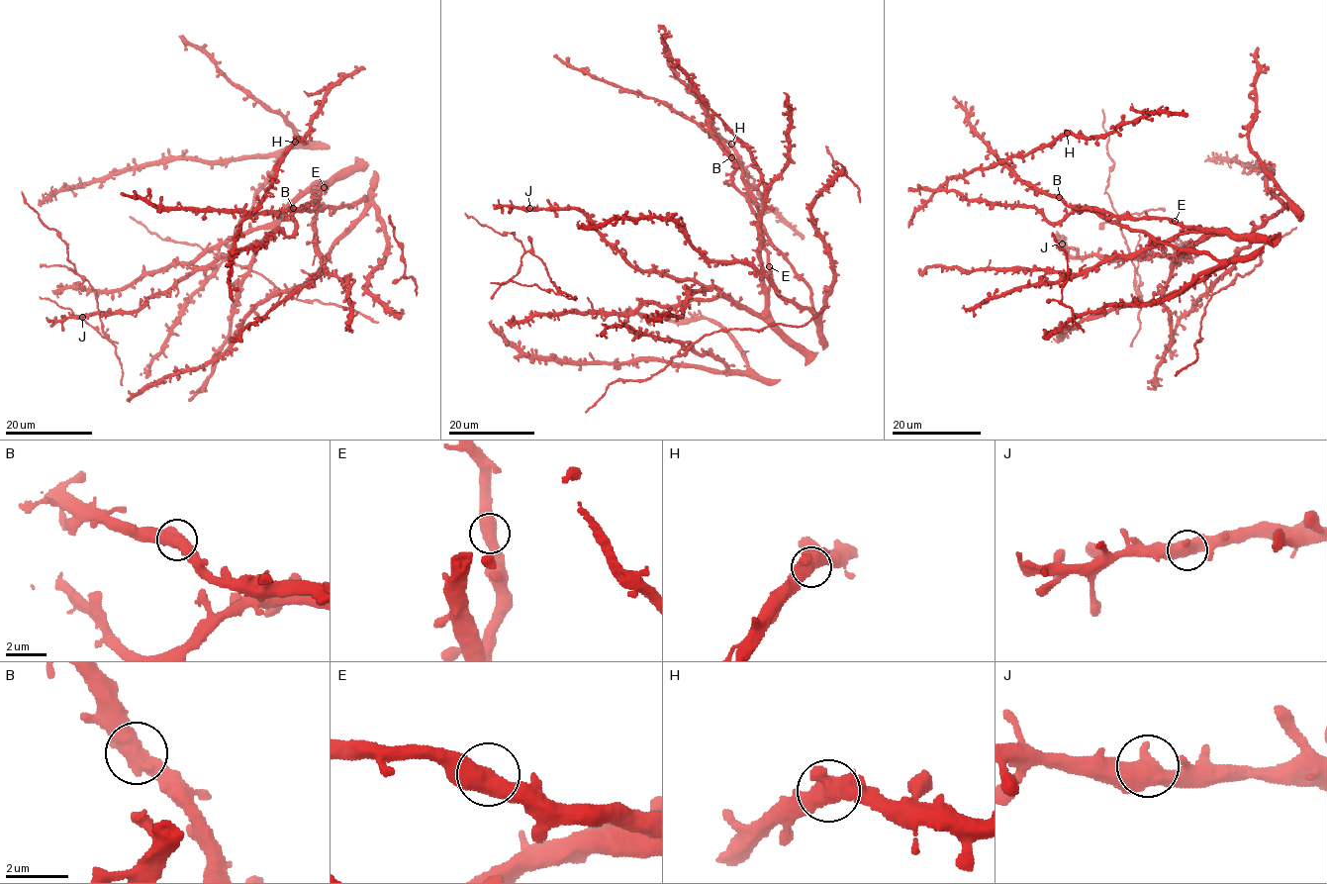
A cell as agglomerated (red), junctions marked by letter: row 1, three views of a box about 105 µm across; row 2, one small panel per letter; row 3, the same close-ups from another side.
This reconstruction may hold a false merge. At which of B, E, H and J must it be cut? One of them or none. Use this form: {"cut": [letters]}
{"cut": []}

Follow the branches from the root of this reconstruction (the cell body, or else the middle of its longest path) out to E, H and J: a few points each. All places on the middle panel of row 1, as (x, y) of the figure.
E: (765, 306), (765, 292), (770, 283), (769, 266)
H: (765, 306), (761, 211), (734, 184), (734, 163), (701, 95), (670, 57), (673, 76), (731, 144)
J: (765, 306), (761, 313), (756, 313), (712, 287), (639, 270), (605, 239), (594, 223), (576, 209), (529, 208)

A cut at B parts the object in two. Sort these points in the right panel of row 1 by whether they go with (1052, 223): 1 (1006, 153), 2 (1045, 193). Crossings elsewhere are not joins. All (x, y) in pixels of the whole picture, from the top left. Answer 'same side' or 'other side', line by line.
1: same side
2: other side

